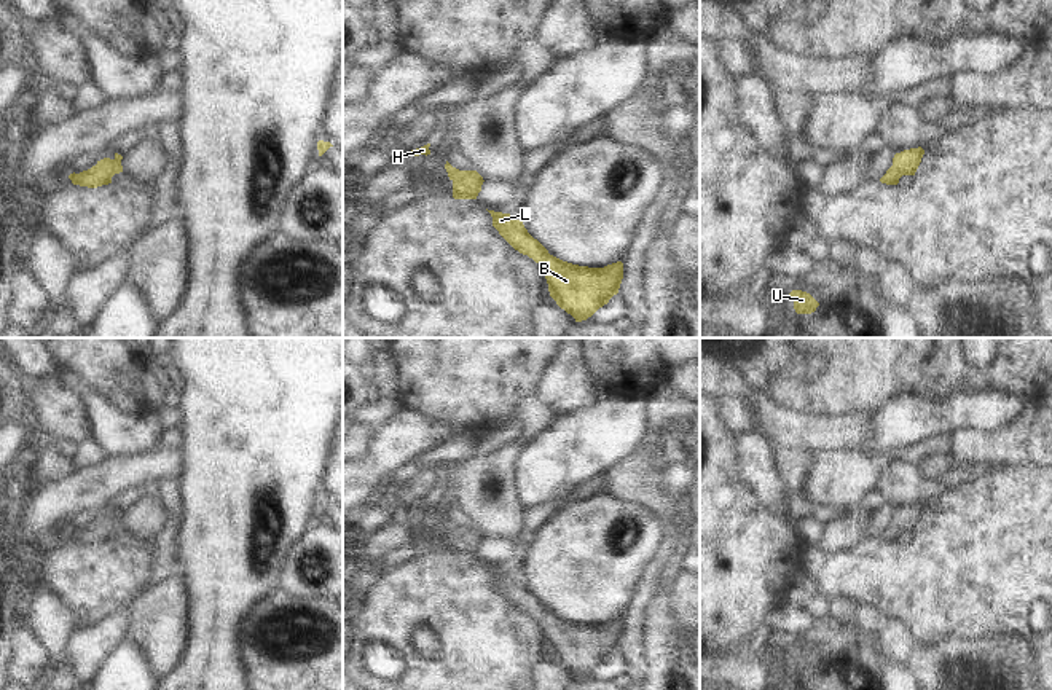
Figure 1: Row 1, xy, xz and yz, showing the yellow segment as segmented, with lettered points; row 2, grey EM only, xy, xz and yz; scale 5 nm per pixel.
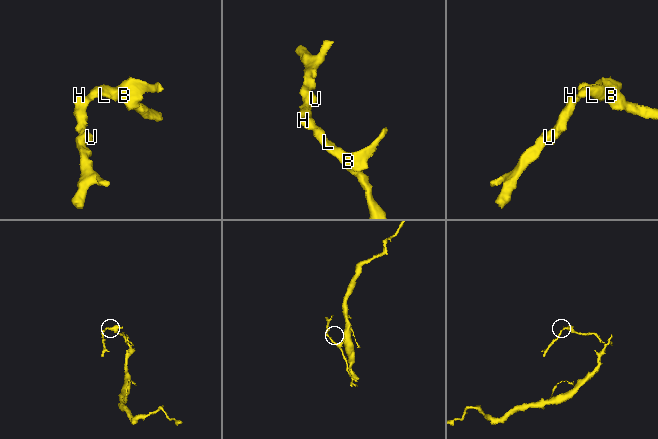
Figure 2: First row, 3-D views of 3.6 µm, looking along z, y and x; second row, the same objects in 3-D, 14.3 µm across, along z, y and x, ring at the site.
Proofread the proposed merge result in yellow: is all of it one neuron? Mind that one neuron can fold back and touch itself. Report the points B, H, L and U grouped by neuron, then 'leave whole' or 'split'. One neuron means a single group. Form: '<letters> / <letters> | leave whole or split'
B H L U | leave whole

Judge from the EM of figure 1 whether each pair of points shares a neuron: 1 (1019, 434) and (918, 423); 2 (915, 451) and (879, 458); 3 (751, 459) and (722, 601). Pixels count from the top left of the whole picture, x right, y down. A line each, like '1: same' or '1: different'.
1: different
2: same
3: different

